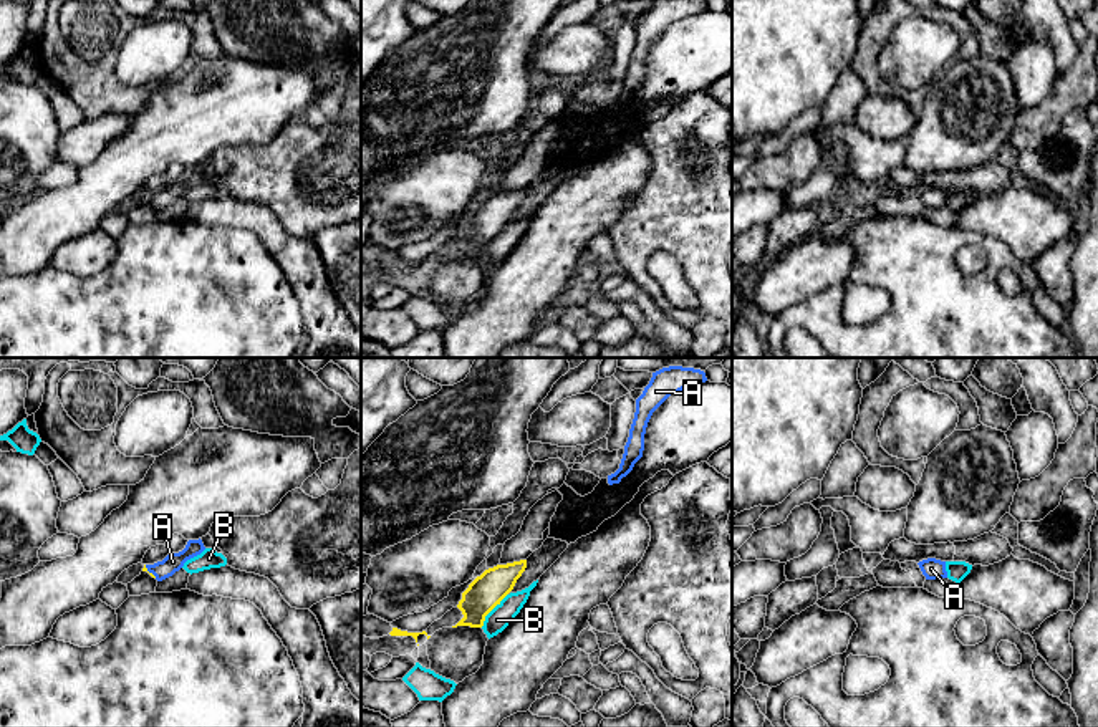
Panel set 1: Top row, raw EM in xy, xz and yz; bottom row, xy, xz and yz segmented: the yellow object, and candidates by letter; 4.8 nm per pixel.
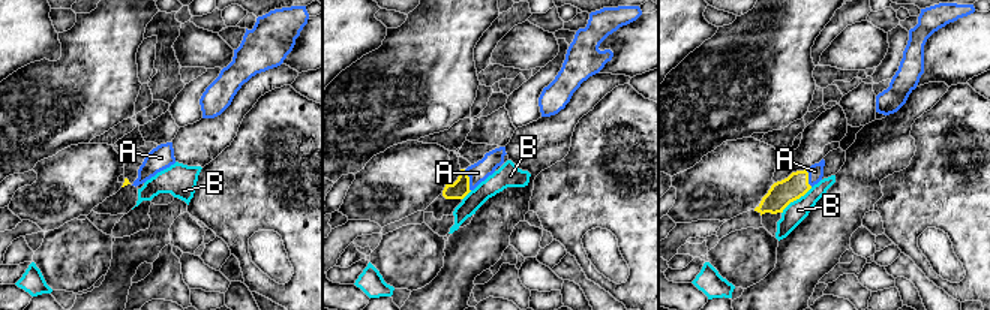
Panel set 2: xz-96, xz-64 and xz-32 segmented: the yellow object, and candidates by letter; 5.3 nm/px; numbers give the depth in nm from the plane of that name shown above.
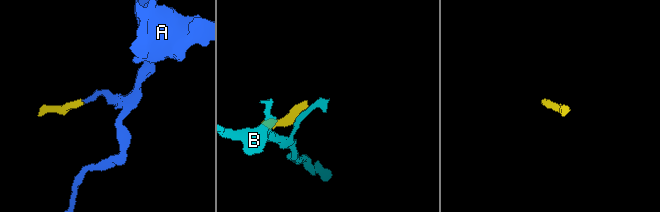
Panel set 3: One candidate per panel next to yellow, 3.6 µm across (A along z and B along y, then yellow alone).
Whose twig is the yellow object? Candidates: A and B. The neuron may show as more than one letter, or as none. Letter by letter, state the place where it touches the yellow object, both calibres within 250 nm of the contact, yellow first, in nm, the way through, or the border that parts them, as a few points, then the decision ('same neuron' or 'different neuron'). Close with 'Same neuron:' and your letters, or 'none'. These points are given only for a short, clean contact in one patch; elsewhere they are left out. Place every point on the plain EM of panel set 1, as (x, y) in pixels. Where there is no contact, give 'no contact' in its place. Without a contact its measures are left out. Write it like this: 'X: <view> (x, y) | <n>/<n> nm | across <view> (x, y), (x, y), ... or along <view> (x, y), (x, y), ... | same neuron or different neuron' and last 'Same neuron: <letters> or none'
A: xy (148, 201) | 20/90 nm | across xy (144, 197), (148, 201), (163, 199), (173, 191) | same neuron
B: xz (492, 237) | 170/110 nm | along xz (507, 222), (481, 255) | different neuron
Same neuron: A

